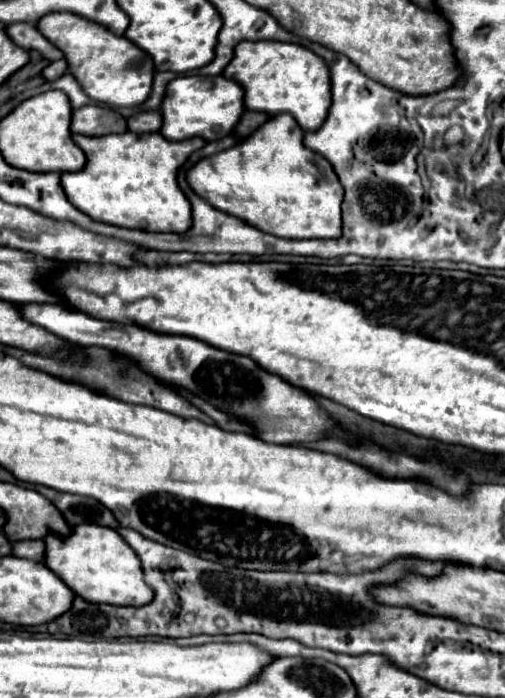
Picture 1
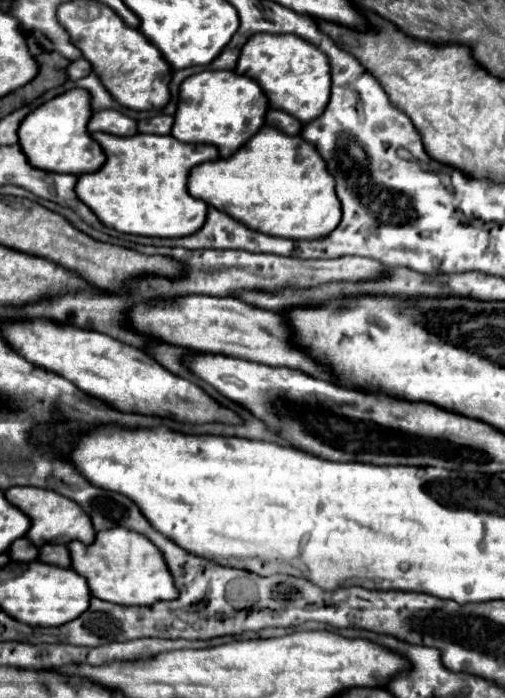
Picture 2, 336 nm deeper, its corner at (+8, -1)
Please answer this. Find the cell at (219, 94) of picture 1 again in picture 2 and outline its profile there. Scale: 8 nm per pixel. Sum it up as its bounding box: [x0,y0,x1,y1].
[171,71,267,157]

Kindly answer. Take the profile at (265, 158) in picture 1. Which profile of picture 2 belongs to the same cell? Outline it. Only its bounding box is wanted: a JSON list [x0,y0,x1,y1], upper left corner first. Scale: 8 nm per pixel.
[187,125,341,239]

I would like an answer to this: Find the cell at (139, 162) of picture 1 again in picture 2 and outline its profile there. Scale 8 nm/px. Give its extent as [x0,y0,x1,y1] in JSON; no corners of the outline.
[75,133,217,237]

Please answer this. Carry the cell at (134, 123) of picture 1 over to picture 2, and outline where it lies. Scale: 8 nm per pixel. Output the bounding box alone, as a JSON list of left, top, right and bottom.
[143,115,173,135]

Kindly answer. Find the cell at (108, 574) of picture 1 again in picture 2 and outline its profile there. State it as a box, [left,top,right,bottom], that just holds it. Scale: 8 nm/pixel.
[71,527,177,605]

